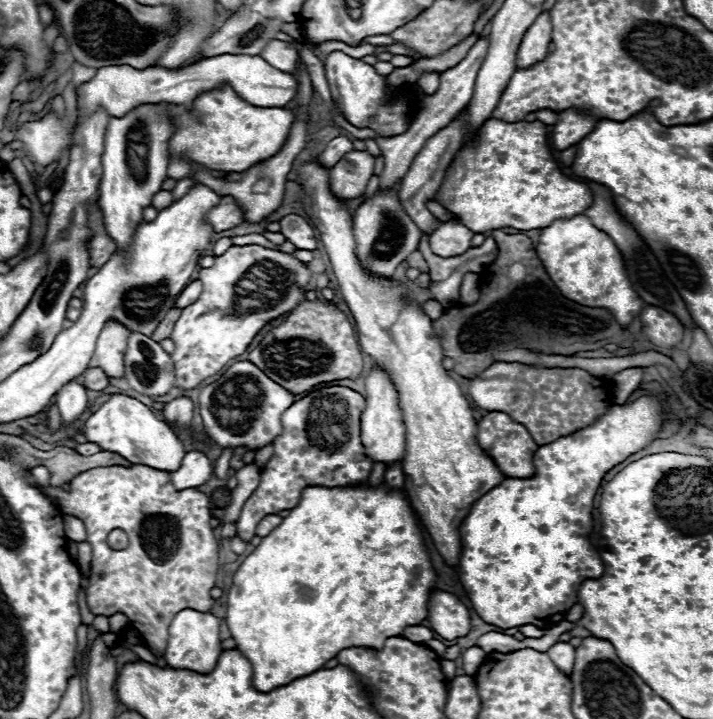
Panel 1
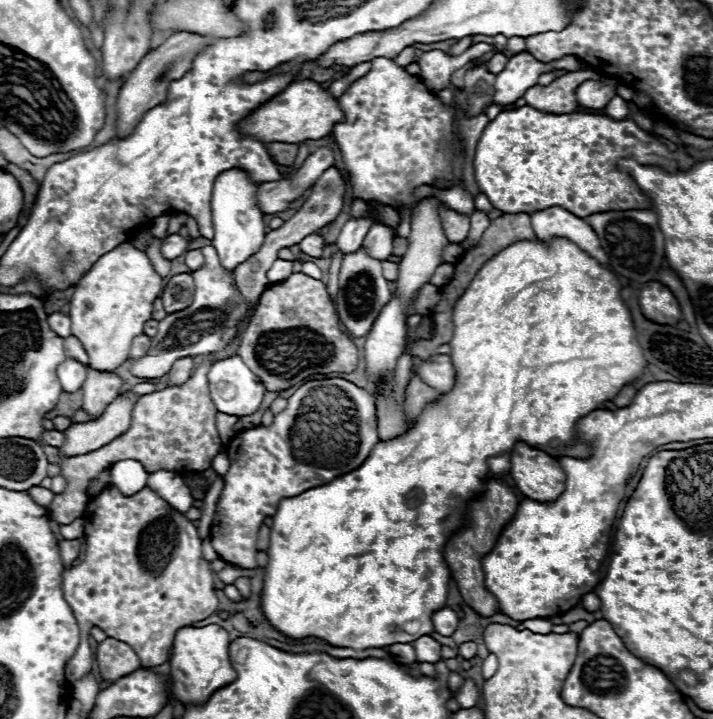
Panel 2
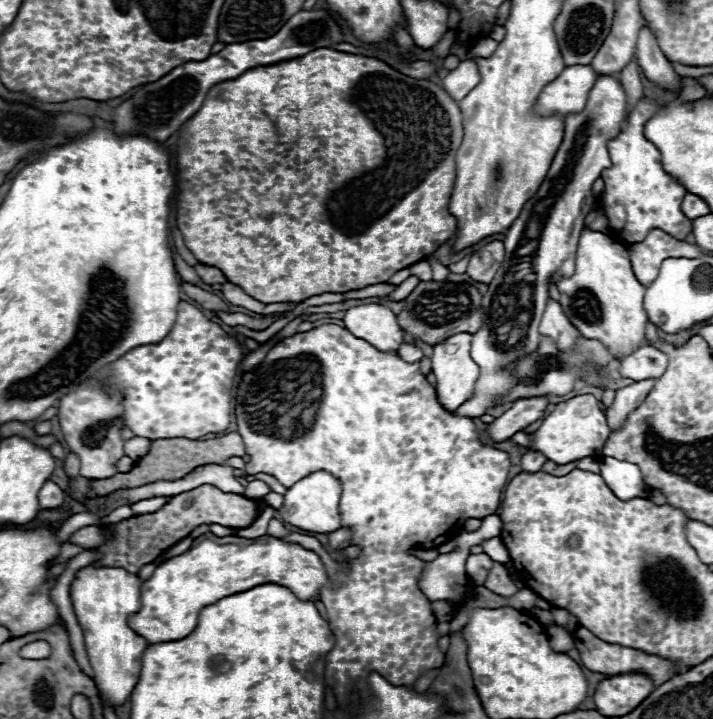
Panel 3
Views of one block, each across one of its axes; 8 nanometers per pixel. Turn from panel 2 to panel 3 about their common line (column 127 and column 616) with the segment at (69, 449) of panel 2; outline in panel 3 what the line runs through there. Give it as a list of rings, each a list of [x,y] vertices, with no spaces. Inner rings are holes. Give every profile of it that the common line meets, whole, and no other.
[[[640,380],[640,382],[634,382],[632,386],[626,386],[626,388],[618,390],[614,404],[606,410],[608,426],[612,430],[620,430],[626,424],[626,418],[648,396],[648,392],[652,390],[652,386],[654,386],[654,380]]]

